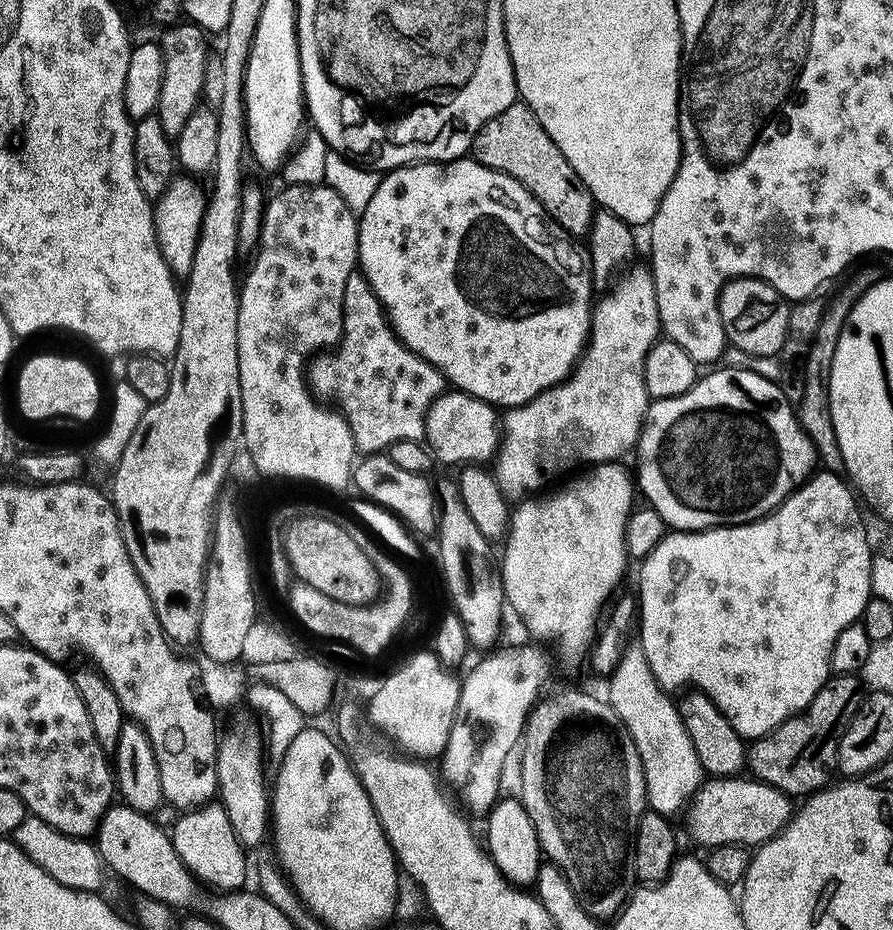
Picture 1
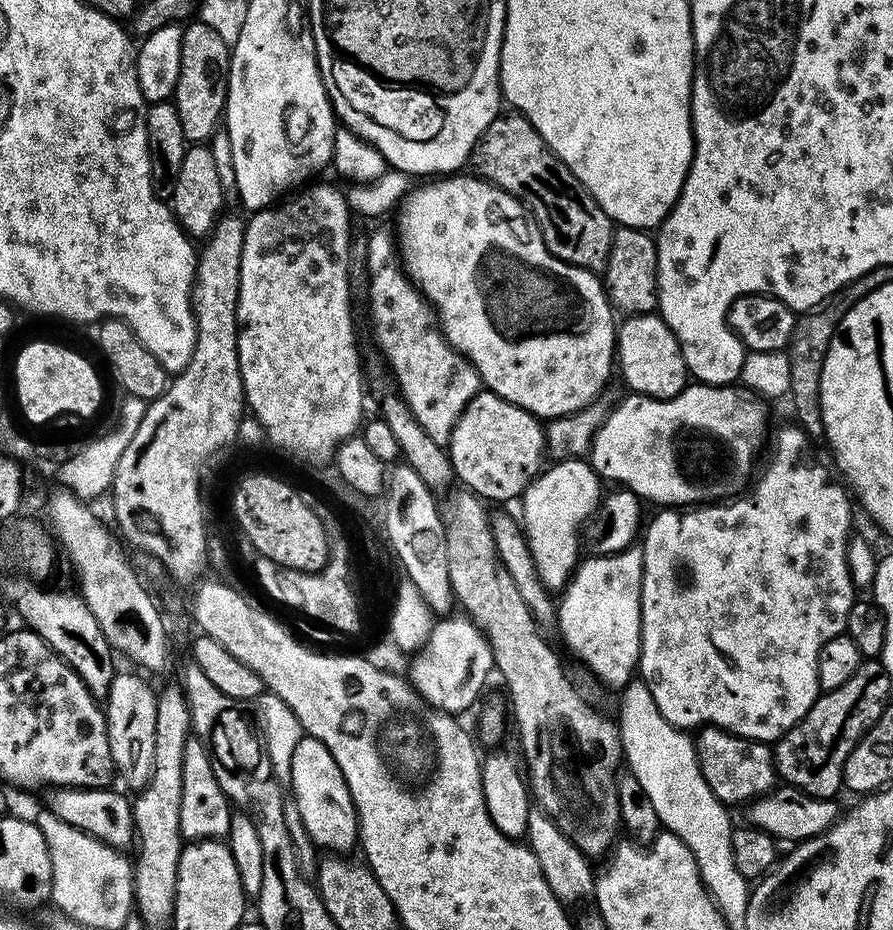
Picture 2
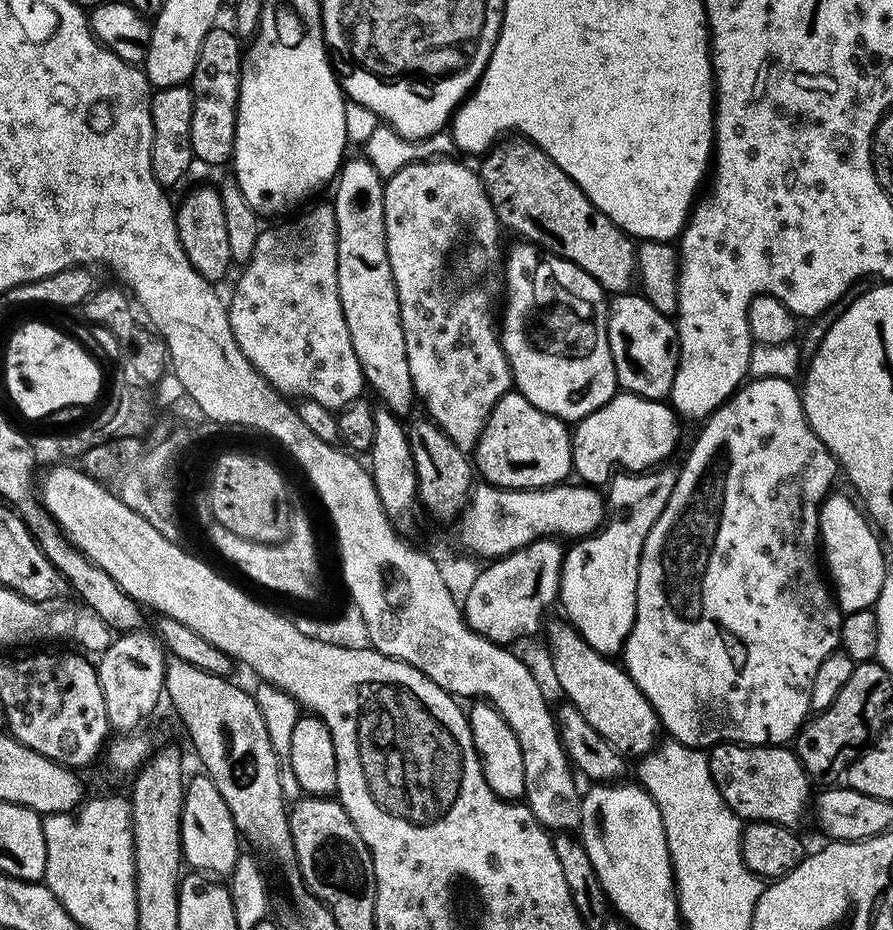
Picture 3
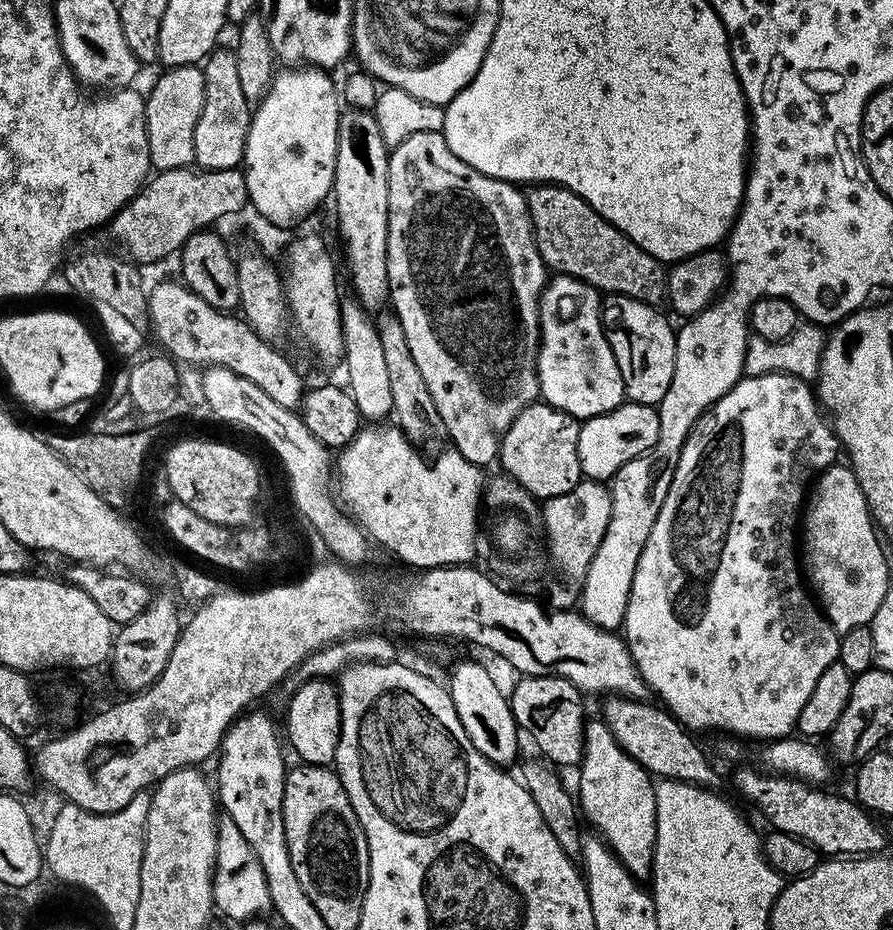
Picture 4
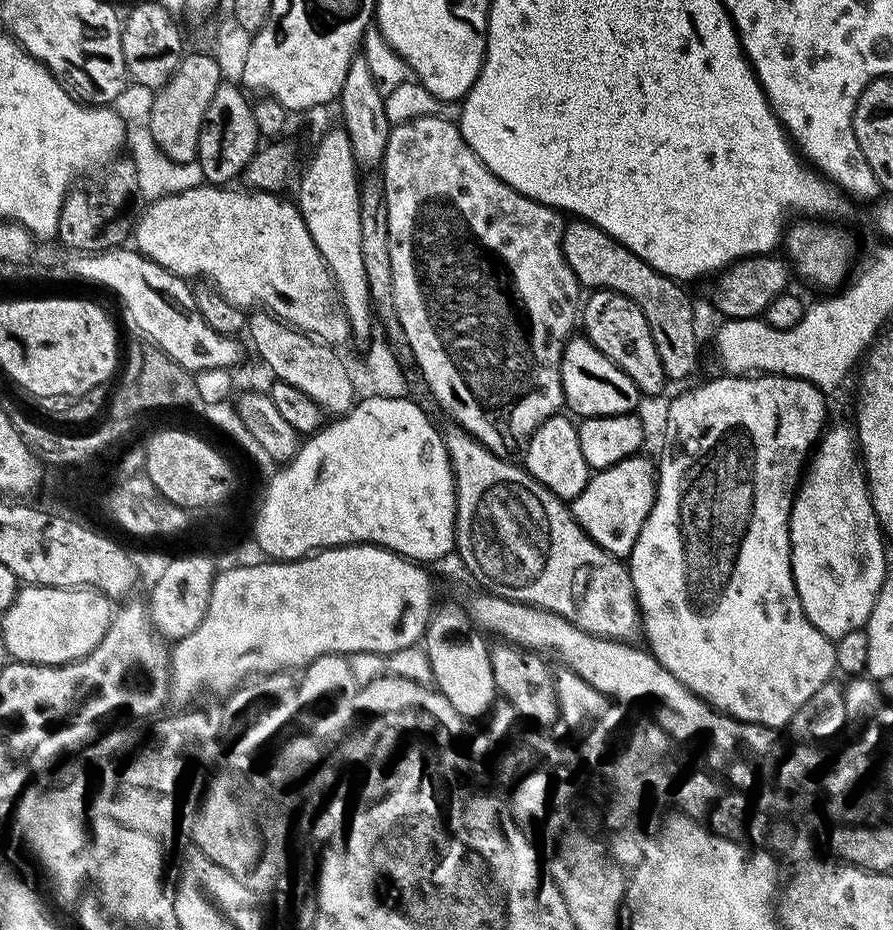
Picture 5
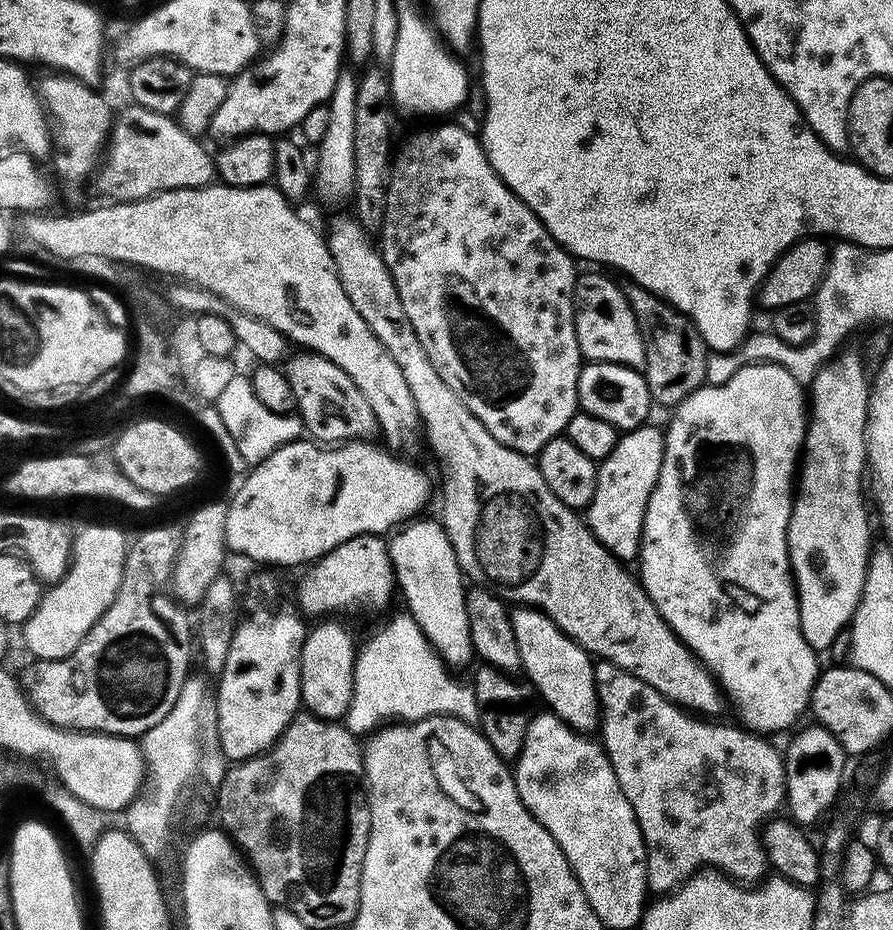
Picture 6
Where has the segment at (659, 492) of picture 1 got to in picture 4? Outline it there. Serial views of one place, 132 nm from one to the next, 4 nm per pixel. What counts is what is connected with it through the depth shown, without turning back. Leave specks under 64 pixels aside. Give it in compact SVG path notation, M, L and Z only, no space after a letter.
M619 404L601 416L583 421L578 434L578 462L580 471L589 480L611 481L612 476L630 458L638 458L658 442L658 411L651 404Z

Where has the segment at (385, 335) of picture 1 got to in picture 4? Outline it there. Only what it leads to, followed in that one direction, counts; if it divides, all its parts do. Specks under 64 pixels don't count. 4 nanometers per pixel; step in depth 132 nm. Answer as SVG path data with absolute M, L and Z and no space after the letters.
M443 131L410 134L400 145L391 149L388 154L388 185L390 206L386 270L391 311L395 312L402 322L402 330L406 330L406 343L410 345L410 354L414 354L414 362L430 389L434 406L438 406L438 415L442 418L451 447L459 450L466 462L481 466L495 465L502 438L506 430L510 430L510 422L518 418L518 414L526 405L537 403L540 396L540 383L536 373L536 355L540 349L540 296L544 293L544 285L550 279L550 272L542 262L542 254L538 254L525 193L507 180L495 180L474 170L474 166L466 166L466 162L462 162L462 158L458 158L458 154L454 154L454 150L446 146Z

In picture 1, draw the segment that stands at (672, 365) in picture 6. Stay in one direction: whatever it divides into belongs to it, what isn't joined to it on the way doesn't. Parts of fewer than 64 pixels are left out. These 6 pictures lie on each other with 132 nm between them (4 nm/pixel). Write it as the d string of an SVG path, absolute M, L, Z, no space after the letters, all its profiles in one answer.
M517 102L506 106L506 110L502 110L502 114L494 114L494 118L490 118L490 122L486 122L472 139L470 156L482 166L490 166L490 170L510 174L510 178L514 178L519 184L526 186L529 194L546 210L548 217L558 226L562 226L562 230L569 236L573 238L587 237L588 231L592 229L592 219L598 211L598 205L593 200L586 182L582 182L582 178L578 178L574 166L570 166L570 162L566 162L566 154L562 154L562 150L558 150L558 146L554 146L554 138L550 138L550 134L546 134L542 122L538 122L534 110L530 110L528 104Z

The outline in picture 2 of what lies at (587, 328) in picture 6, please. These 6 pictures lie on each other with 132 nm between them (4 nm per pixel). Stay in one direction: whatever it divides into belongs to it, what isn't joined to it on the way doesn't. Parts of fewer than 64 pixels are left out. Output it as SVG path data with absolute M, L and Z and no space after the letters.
M659 314L628 316L625 321L616 333L614 360L618 365L618 376L632 387L629 389L635 395L653 400L669 400L671 396L677 396L690 377L680 343L670 326L666 326Z

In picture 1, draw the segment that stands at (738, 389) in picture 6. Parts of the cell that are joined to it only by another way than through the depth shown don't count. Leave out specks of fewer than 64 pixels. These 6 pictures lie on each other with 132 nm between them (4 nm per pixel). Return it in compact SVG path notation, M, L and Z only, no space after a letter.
M817 471L800 487L794 489L769 516L763 516L760 520L749 524L726 524L722 528L703 528L701 532L669 531L639 565L641 568L640 596L638 595L638 632L640 628L638 646L644 651L646 662L650 662L650 674L654 674L660 687L665 690L673 690L672 688L684 690L691 686L693 689L705 692L714 702L714 706L722 710L730 726L734 726L734 730L738 730L738 734L744 737L745 741L751 742L759 736L765 736L767 732L773 732L779 724L786 722L796 713L804 711L804 707L830 678L830 650L834 650L834 638L838 638L838 634L842 634L846 626L855 624L861 619L868 600L873 597L870 566L874 549L868 541L864 520L860 517L861 505L853 489L840 479L841 477L835 472Z

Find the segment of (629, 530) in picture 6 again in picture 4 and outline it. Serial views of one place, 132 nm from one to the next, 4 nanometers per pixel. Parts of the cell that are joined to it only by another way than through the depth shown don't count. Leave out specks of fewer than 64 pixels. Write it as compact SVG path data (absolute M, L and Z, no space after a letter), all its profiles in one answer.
M581 479L574 490L566 490L566 494L558 494L554 498L543 501L544 517L543 539L546 541L546 556L558 571L564 575L564 592L572 596L572 600L562 593L552 596L551 607L556 610L568 610L573 607L573 598L579 597L584 586L586 570L590 570L590 562L594 562L594 554L598 554L598 546L602 546L602 538L606 538L606 526L610 526L610 498L612 493L607 483L598 480Z

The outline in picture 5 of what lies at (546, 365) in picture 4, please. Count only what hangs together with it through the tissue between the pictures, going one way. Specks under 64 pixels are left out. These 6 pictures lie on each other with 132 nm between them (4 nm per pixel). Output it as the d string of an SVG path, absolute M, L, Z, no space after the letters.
M583 334L573 335L564 345L560 374L567 411L577 412L580 418L627 416L637 411L636 403L642 400L642 394L632 379L617 364L610 362L610 358L606 358L606 354L602 354L602 350L598 350L598 346L590 343Z

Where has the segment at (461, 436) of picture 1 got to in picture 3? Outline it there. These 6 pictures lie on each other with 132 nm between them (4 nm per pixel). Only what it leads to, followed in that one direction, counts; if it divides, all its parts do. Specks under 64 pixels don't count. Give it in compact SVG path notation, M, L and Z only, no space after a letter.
M510 390L494 406L474 449L474 468L479 479L495 488L550 488L573 475L572 432L565 421L538 410L521 392Z

